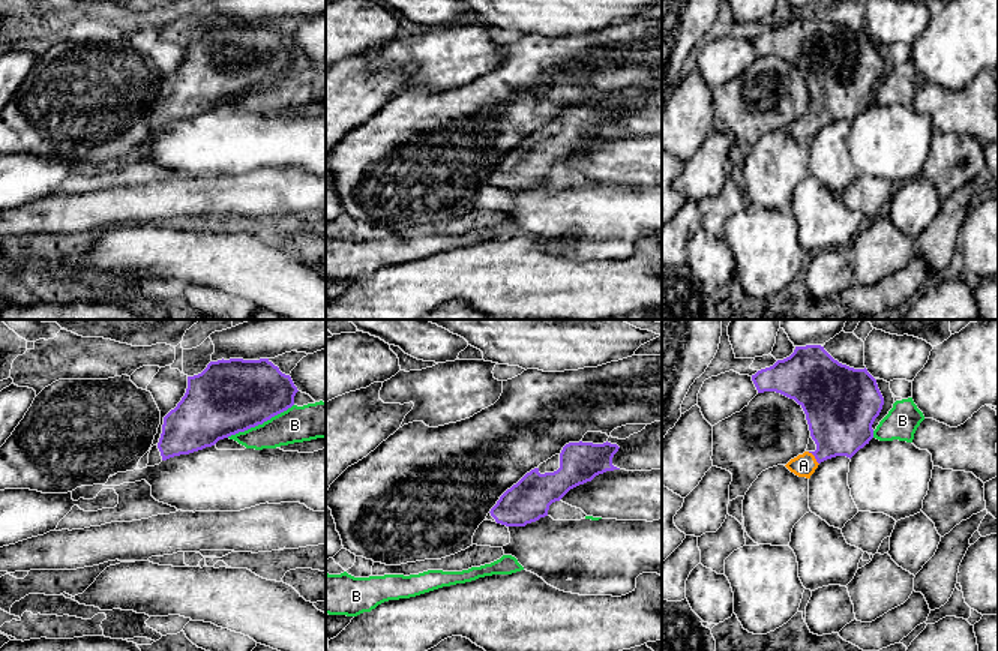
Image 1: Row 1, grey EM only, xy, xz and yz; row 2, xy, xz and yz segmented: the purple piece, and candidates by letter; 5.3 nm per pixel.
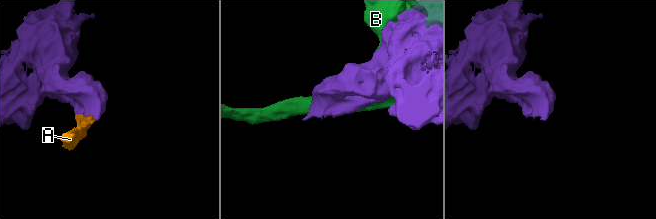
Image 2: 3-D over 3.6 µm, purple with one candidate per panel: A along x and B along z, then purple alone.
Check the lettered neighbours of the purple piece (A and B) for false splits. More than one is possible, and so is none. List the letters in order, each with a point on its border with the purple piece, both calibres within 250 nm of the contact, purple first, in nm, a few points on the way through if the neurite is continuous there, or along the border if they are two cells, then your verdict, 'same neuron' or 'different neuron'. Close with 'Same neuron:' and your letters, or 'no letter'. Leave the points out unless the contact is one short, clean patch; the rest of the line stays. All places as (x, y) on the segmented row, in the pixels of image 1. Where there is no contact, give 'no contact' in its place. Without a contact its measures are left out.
A: contact yz (815, 458); calibres 340 and 120 nm; same neuron
B: contact xy (260, 423); calibres 400 and 190 nm; different neuron
Same neuron: A

